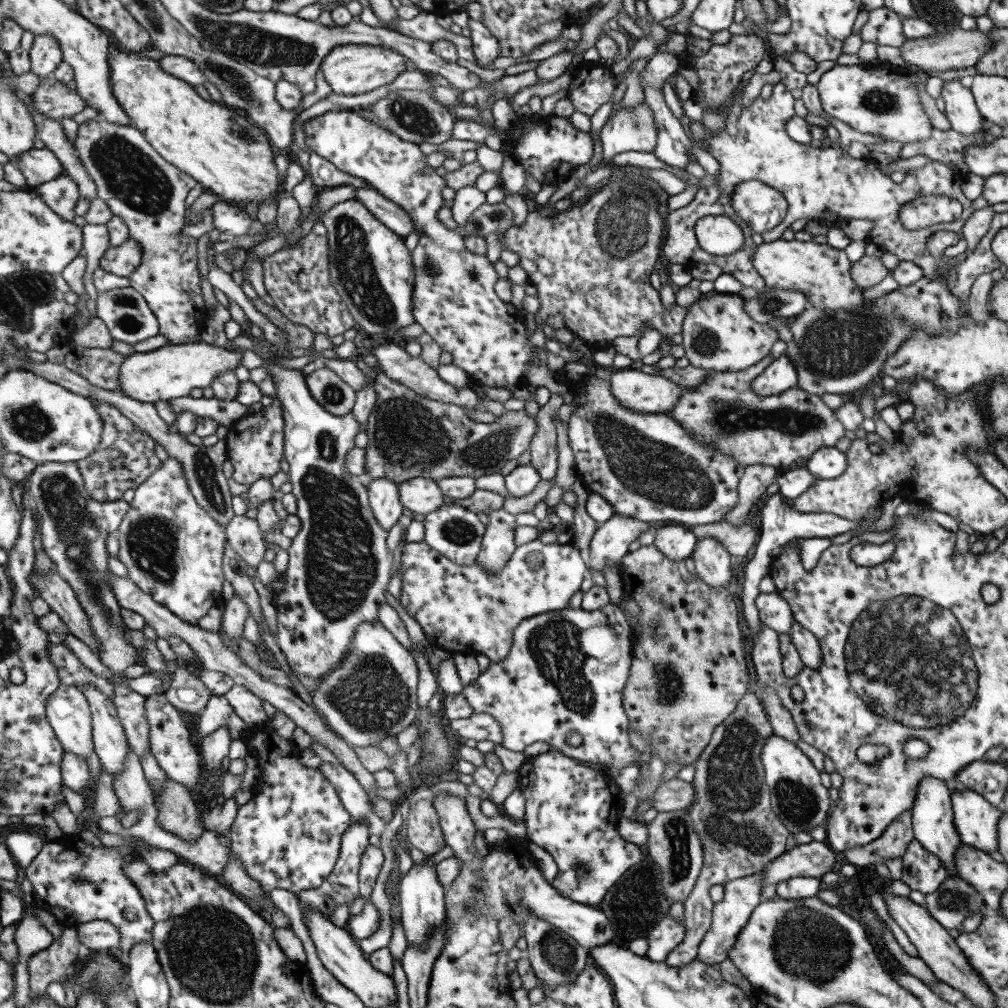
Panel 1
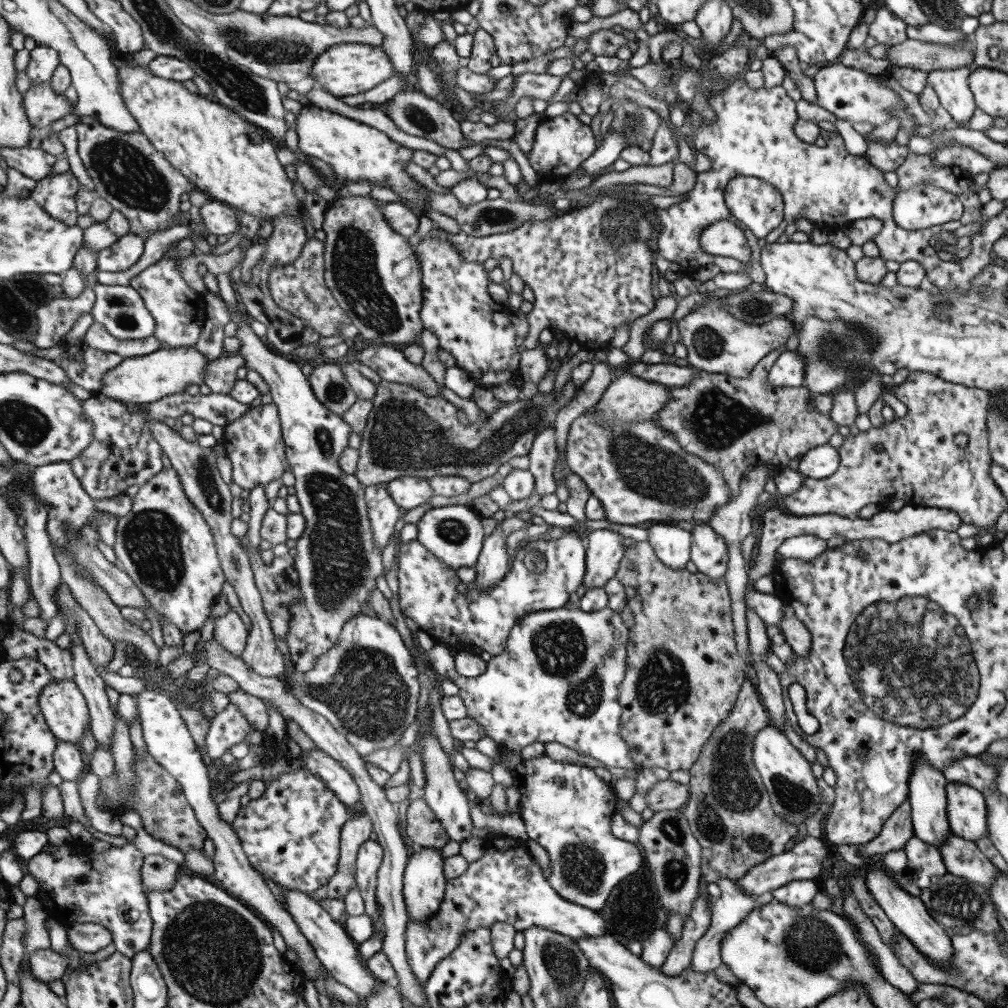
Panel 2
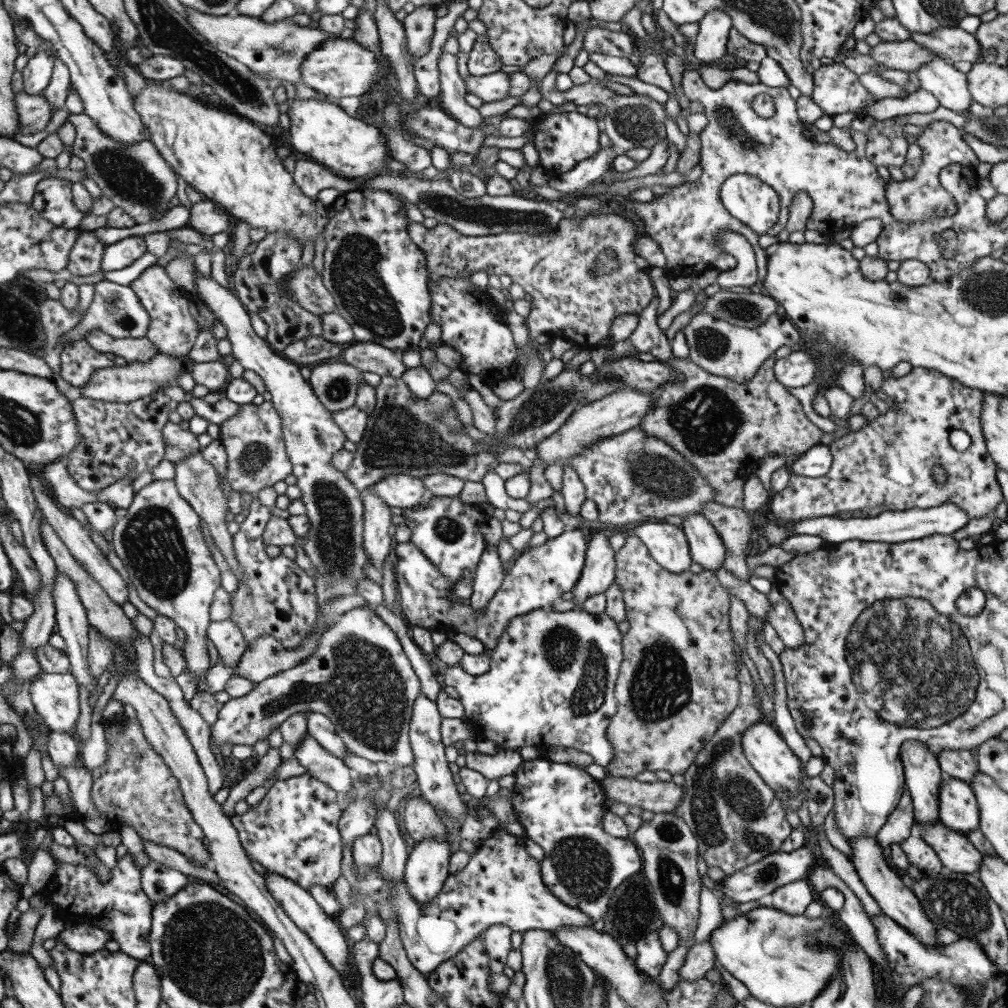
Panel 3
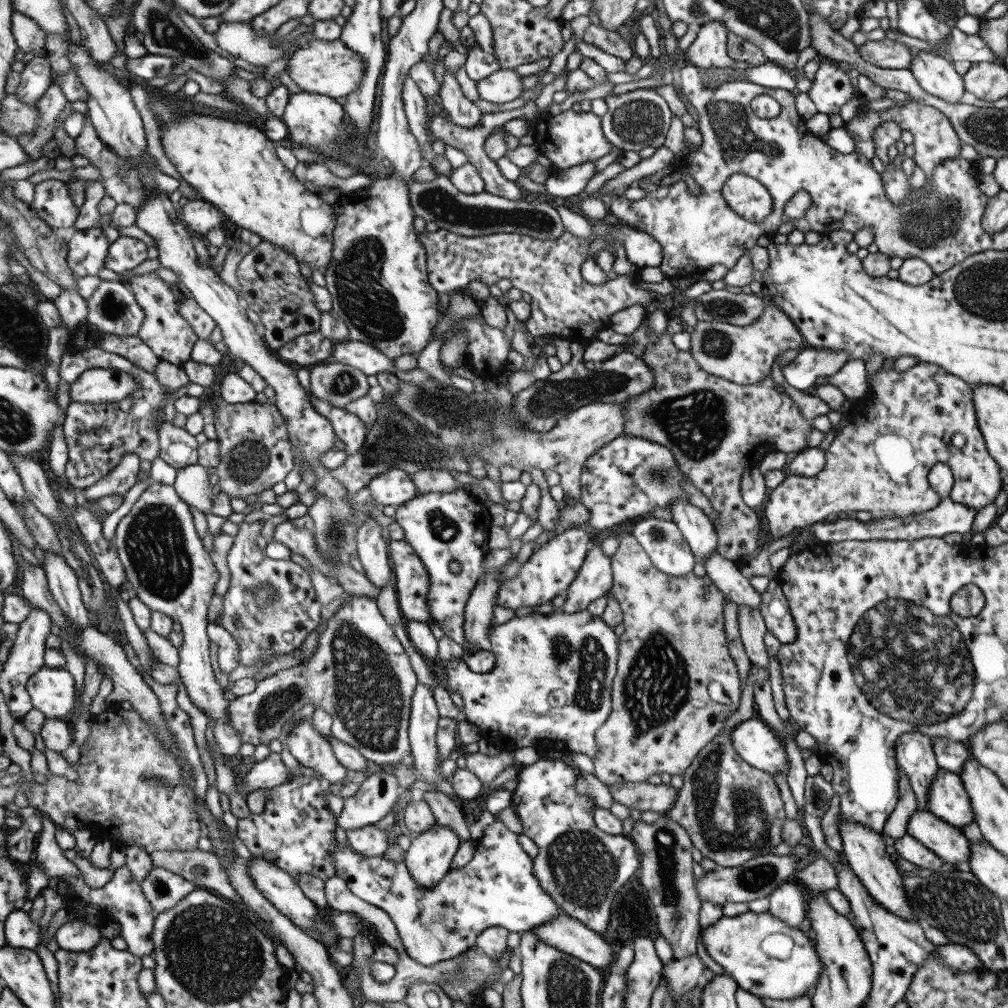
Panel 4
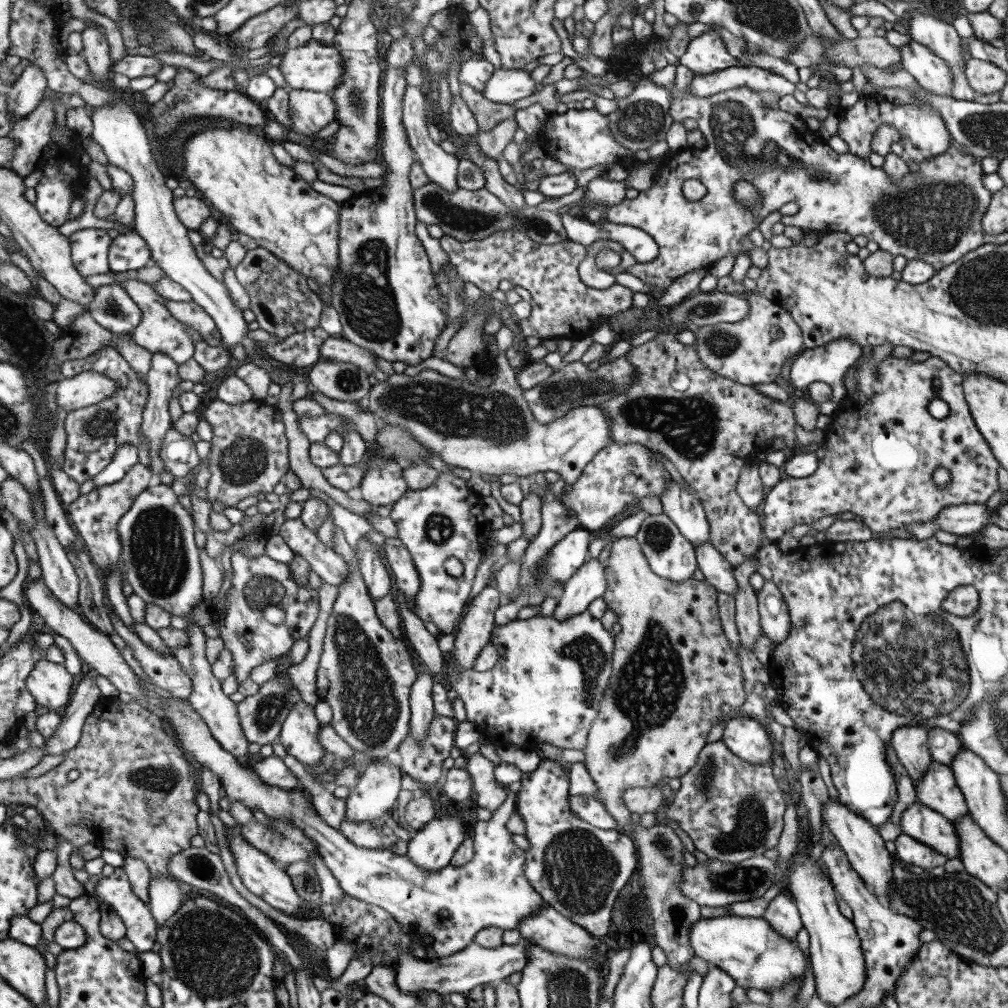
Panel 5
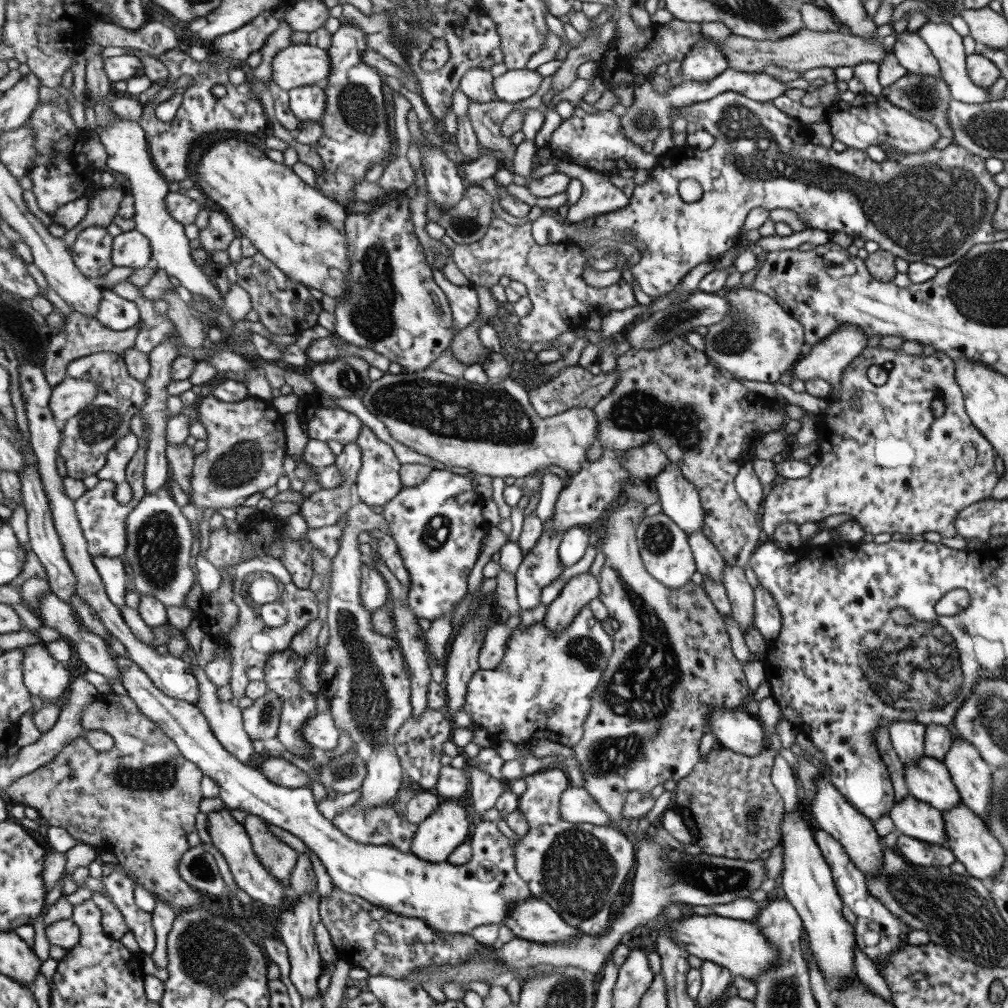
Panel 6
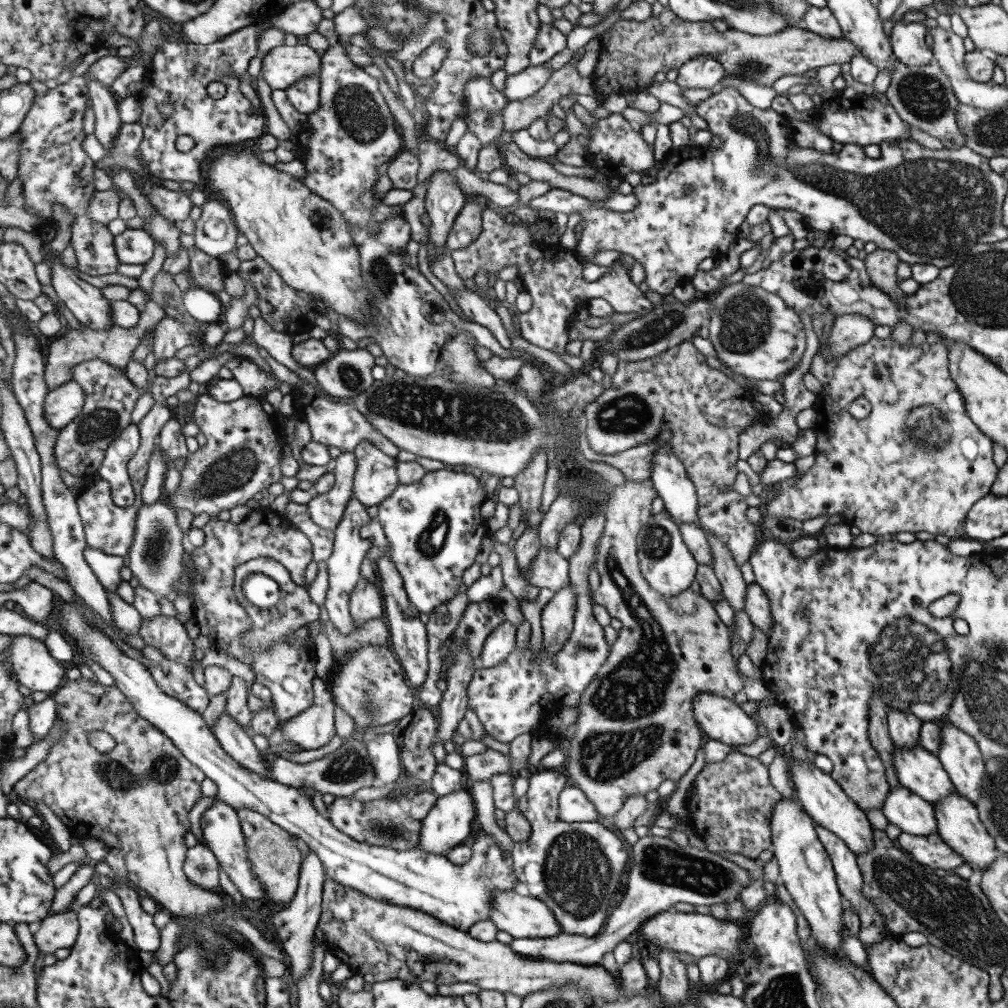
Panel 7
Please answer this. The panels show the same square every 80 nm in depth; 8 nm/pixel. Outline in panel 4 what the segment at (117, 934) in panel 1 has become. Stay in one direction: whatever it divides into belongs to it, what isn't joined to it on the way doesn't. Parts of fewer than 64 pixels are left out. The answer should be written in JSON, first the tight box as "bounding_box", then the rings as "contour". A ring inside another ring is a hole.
{"bounding_box":[55,919,105,953],"contour":[[[76,919],[59,928],[55,940],[60,949],[79,953],[89,952],[97,948],[105,938],[101,936],[100,929],[87,921]]]}

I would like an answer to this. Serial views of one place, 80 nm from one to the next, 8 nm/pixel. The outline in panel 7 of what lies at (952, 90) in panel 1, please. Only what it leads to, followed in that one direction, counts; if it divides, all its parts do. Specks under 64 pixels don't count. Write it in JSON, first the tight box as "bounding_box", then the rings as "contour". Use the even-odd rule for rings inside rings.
{"bounding_box":[888,22,932,66],"contour":[[[895,22],[888,40],[897,62],[907,66],[923,66],[931,63],[932,52],[927,42],[926,27],[919,22]]]}

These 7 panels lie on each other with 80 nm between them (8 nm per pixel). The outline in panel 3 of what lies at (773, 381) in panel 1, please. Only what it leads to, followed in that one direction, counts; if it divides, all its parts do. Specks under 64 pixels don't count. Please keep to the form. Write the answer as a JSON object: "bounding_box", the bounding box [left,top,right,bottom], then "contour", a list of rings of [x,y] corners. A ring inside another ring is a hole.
{"bounding_box":[770,350,818,388],"contour":[[[799,350],[777,359],[770,365],[779,384],[799,388],[811,384],[818,371],[818,358]]]}

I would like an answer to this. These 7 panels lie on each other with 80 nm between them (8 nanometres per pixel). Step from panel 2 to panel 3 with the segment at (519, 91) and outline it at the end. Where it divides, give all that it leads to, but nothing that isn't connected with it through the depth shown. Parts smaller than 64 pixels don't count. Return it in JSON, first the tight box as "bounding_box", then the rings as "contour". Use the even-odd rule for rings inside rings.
{"bounding_box":[539,69,665,152],"contour":[[[549,69],[549,72],[543,76],[539,83],[541,99],[547,100],[554,105],[571,102],[577,105],[587,105],[597,103],[607,109],[605,117],[602,119],[605,129],[603,132],[608,136],[613,147],[620,152],[631,150],[633,148],[650,149],[657,142],[665,138],[665,113],[664,104],[651,99],[647,95],[632,93],[631,95],[619,95],[606,87],[602,87],[596,82],[573,85],[565,91],[557,91],[554,87],[555,71]]]}

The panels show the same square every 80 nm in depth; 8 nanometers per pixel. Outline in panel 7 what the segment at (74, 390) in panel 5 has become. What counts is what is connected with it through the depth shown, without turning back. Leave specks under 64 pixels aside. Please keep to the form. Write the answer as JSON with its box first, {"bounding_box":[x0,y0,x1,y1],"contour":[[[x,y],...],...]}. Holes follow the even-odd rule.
{"bounding_box":[44,380,85,430],"contour":[[[75,380],[49,391],[44,406],[47,422],[55,430],[63,430],[81,416],[85,400],[84,387]]]}

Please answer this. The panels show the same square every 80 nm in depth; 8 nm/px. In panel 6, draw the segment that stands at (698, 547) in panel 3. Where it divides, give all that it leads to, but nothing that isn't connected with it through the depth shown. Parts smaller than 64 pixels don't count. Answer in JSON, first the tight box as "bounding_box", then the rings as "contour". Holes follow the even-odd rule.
{"bounding_box":[652,464,703,536],"contour":[[[669,464],[652,479],[655,485],[660,513],[665,514],[687,536],[703,528],[703,511],[695,488],[684,480],[679,468]]]}

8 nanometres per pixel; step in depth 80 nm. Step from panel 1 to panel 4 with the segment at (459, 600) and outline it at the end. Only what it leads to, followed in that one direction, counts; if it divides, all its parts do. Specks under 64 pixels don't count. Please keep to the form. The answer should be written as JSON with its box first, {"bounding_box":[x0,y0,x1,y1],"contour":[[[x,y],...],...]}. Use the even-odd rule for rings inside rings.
{"bounding_box":[387,527,591,624],"contour":[[[571,527],[536,547],[533,554],[518,568],[518,573],[501,583],[495,606],[511,609],[518,614],[531,606],[549,603],[555,596],[563,594],[579,571],[591,541],[583,527]],[[391,540],[387,545],[392,585],[397,605],[403,619],[430,624],[425,596],[429,592],[429,577],[419,557],[403,540]]]}

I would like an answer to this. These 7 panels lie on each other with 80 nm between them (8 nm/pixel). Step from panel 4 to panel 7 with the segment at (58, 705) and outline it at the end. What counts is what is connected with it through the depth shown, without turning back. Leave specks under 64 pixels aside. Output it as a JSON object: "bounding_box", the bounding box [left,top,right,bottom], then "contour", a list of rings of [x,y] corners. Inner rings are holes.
{"bounding_box":[6,635,67,694],"contour":[[[14,635],[6,654],[22,685],[31,691],[55,694],[67,679],[67,666],[53,658],[47,646],[38,638]]]}

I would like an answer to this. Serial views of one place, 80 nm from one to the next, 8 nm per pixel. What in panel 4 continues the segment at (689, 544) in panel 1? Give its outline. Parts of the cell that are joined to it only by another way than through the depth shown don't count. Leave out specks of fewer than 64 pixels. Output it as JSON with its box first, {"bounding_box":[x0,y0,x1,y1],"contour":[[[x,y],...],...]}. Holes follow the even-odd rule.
{"bounding_box":[631,516,693,577],"contour":[[[652,516],[638,519],[631,537],[659,572],[675,577],[691,572],[693,553],[672,521]]]}

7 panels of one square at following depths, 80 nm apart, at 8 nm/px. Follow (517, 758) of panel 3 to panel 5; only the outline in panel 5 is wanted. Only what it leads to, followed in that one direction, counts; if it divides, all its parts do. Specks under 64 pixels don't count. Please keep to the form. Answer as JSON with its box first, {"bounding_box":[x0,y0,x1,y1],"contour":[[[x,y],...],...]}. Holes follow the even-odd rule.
{"bounding_box":[463,752,506,812],"contour":[[[478,752],[472,754],[463,764],[463,768],[471,777],[477,806],[487,808],[491,812],[501,805],[506,797],[505,787],[493,778],[494,767],[492,762]]]}

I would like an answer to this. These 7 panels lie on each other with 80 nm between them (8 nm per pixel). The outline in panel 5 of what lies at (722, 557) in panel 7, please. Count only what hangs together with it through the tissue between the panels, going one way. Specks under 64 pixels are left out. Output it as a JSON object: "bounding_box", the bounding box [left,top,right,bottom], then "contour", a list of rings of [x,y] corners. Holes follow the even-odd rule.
{"bounding_box":[733,559,763,654],"contour":[[[750,559],[745,565],[733,569],[733,578],[737,584],[734,599],[734,623],[738,632],[738,640],[754,654],[754,642],[763,635],[759,626],[756,594],[752,590],[748,576],[756,572],[756,559]]]}

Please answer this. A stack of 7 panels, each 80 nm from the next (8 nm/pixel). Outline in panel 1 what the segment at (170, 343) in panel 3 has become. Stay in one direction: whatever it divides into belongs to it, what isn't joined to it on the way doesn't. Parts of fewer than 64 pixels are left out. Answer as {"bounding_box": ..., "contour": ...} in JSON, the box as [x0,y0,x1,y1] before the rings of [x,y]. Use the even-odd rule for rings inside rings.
{"bounding_box":[73,119,208,345],"contour":[[[103,119],[86,120],[77,127],[73,147],[75,147],[78,157],[82,160],[90,177],[96,182],[98,197],[105,200],[105,202],[112,208],[114,214],[120,216],[127,223],[127,226],[130,228],[130,236],[143,245],[144,254],[142,264],[130,276],[130,283],[131,287],[136,288],[146,298],[151,310],[153,310],[155,316],[158,318],[158,321],[160,322],[160,334],[166,336],[173,345],[182,345],[183,343],[191,342],[194,338],[198,338],[198,334],[201,333],[201,329],[208,318],[205,298],[203,298],[203,292],[201,292],[201,276],[199,276],[199,268],[197,268],[197,258],[199,258],[197,254],[199,254],[199,250],[197,250],[197,238],[185,236],[182,233],[182,228],[190,223],[187,208],[187,196],[189,196],[189,192],[197,186],[198,180],[190,174],[187,174],[185,171],[177,168],[172,162],[167,162],[167,160],[157,152],[157,149],[152,146],[152,143],[148,141],[148,138],[135,126],[114,124]]]}

